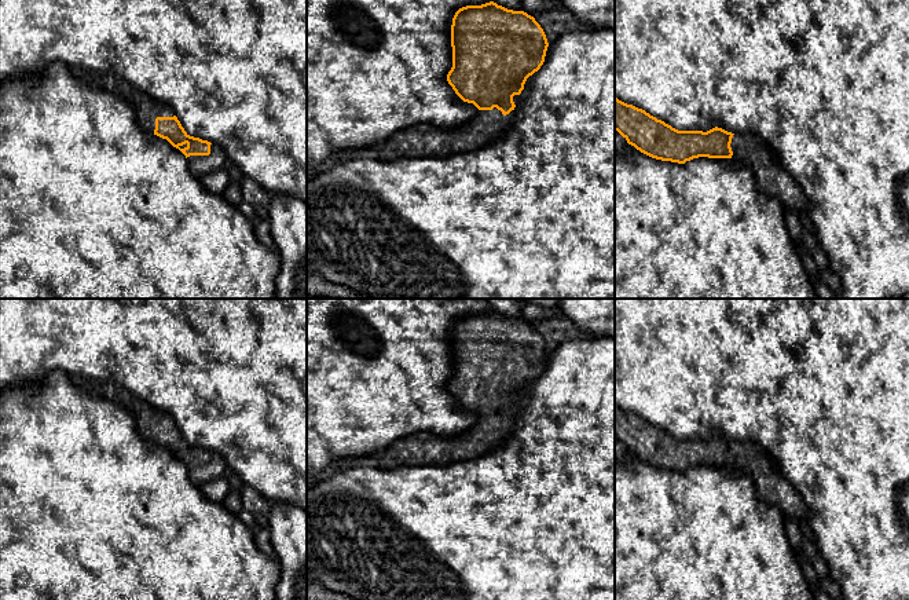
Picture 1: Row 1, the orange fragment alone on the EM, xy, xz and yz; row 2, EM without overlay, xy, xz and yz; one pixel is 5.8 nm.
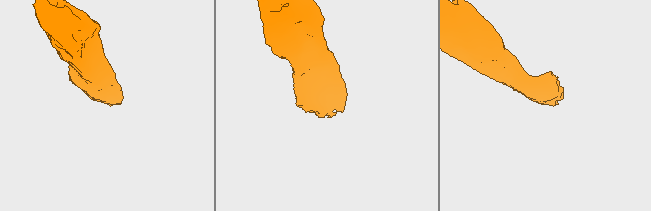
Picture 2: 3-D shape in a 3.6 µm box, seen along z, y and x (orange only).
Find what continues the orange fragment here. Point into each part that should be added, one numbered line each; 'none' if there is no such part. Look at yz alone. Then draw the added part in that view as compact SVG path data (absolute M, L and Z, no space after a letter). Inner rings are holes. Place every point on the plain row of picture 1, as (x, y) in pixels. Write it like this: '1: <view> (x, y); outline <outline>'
1: yz (772, 487); outline M749 439L736 440L730 456L732 468L749 475L760 501L778 508L784 516L796 520L807 531L807 509L800 493L784 476L780 464L765 447Z

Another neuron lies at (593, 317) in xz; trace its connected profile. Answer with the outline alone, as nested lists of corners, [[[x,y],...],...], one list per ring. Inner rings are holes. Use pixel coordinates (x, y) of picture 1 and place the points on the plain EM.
[[[560,299],[558,307],[583,336],[615,339],[615,299]]]

